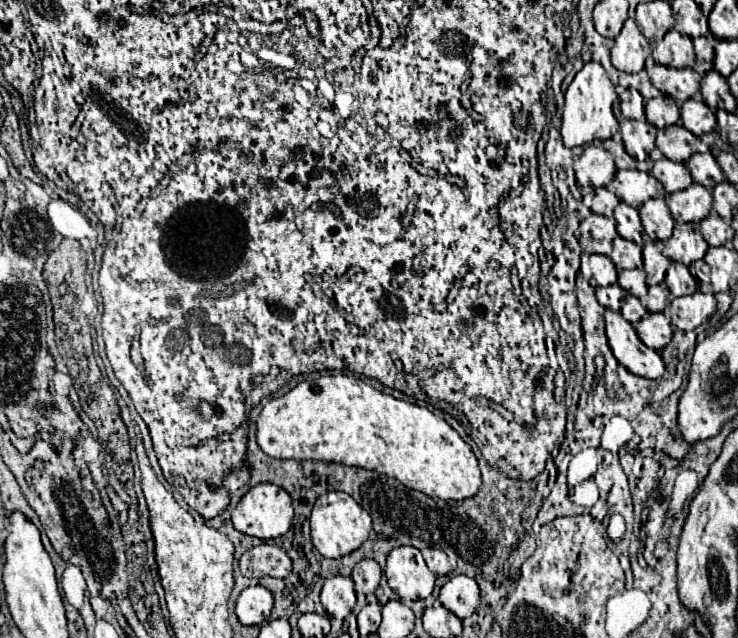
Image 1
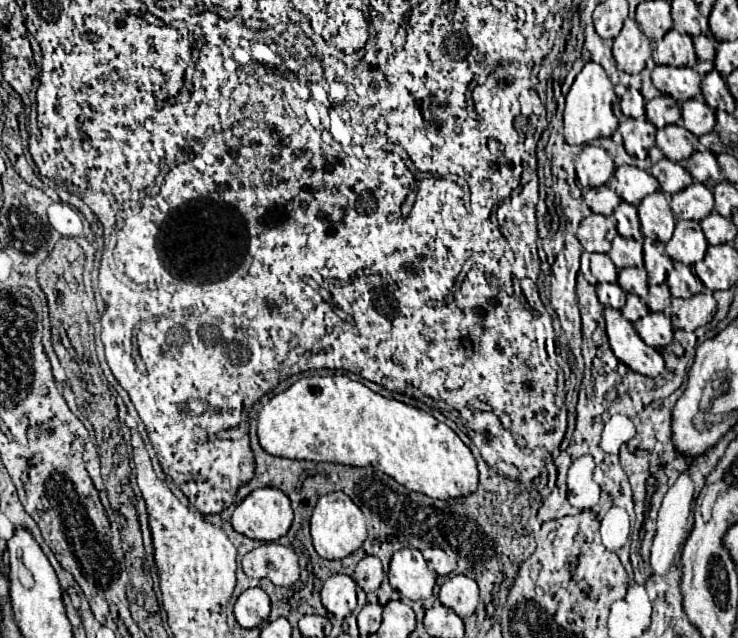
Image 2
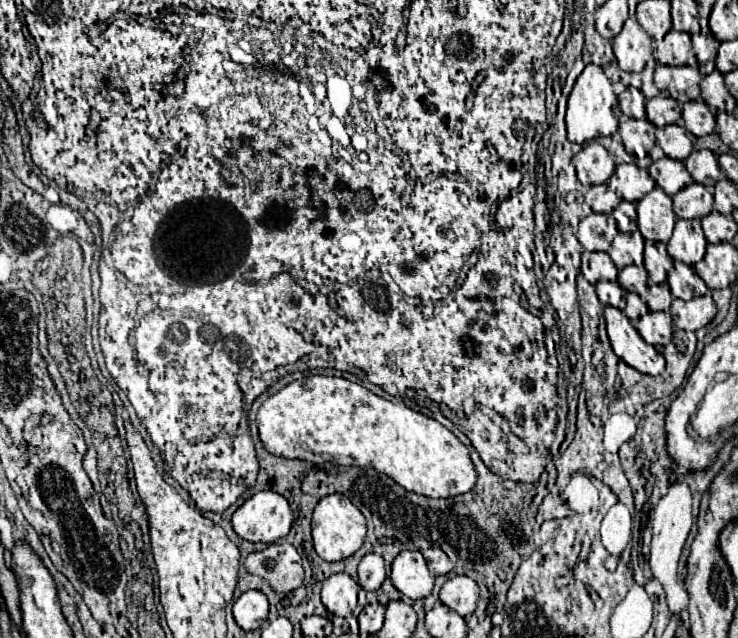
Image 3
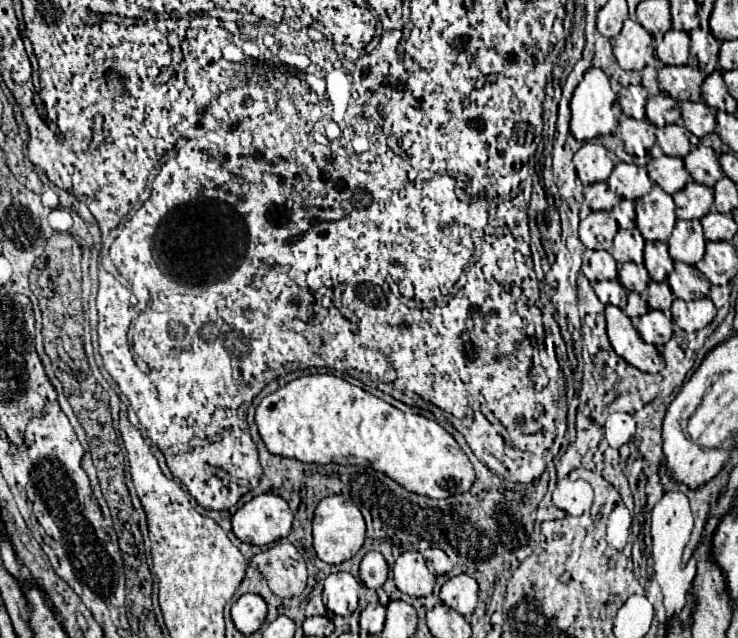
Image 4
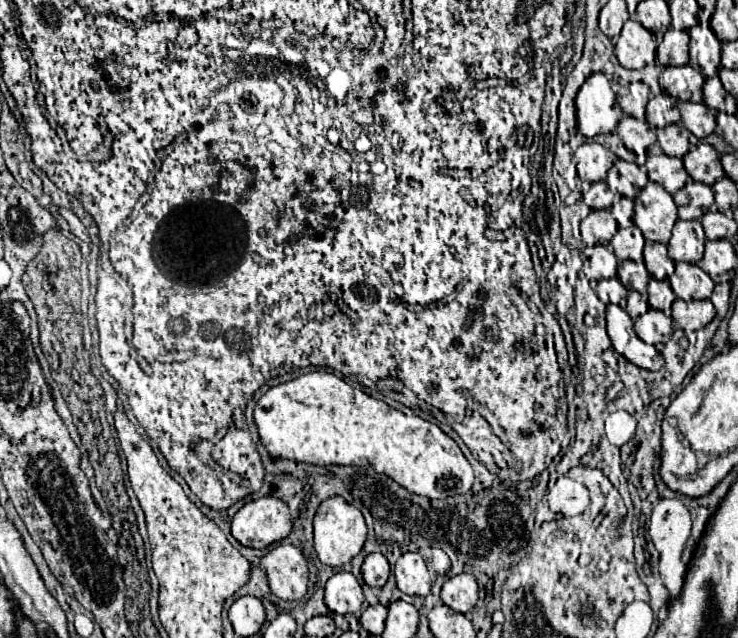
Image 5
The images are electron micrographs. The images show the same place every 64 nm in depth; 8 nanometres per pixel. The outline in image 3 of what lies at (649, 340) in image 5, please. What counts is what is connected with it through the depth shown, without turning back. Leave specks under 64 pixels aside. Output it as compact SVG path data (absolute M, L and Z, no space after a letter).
M648 312L634 326L652 346L664 346L672 340L672 318L664 312Z

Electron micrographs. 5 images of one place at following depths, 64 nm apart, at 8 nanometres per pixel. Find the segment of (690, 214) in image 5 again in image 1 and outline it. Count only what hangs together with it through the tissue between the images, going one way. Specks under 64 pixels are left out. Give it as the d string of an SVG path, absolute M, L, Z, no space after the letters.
M700 184L674 192L666 200L670 214L676 222L700 222L712 210L712 194Z

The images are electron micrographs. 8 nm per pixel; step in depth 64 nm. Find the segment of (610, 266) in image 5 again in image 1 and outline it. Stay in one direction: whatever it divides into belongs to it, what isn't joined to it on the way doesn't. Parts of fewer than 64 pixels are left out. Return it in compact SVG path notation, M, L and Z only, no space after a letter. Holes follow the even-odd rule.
M588 254L589 262L581 269L580 273L587 281L590 281L592 286L610 286L616 284L616 266L614 262L604 256L604 254ZM590 263L590 264L589 264Z

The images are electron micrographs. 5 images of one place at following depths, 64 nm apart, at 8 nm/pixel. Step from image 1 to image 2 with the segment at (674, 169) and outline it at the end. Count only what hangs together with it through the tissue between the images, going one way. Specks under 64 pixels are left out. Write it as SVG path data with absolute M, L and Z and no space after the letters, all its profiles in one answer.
M662 158L660 162L656 162L650 172L660 182L662 192L666 192L666 194L676 194L694 182L682 164L672 162L668 158Z

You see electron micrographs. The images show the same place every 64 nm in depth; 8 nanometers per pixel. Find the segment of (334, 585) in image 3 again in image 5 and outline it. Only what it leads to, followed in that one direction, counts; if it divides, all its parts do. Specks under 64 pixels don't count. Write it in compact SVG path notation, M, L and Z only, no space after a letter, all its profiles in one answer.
M336 572L332 578L326 582L324 590L324 604L328 606L330 612L336 614L348 614L360 610L364 600L362 586L350 572Z

